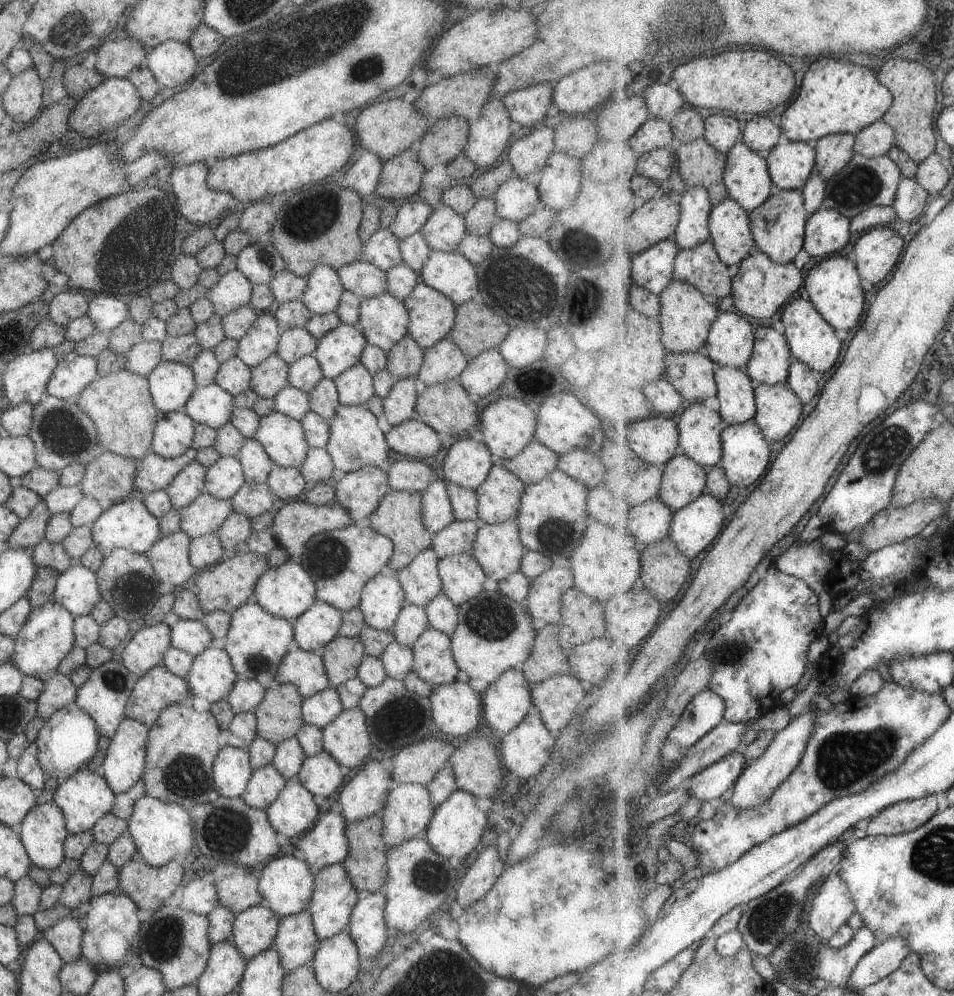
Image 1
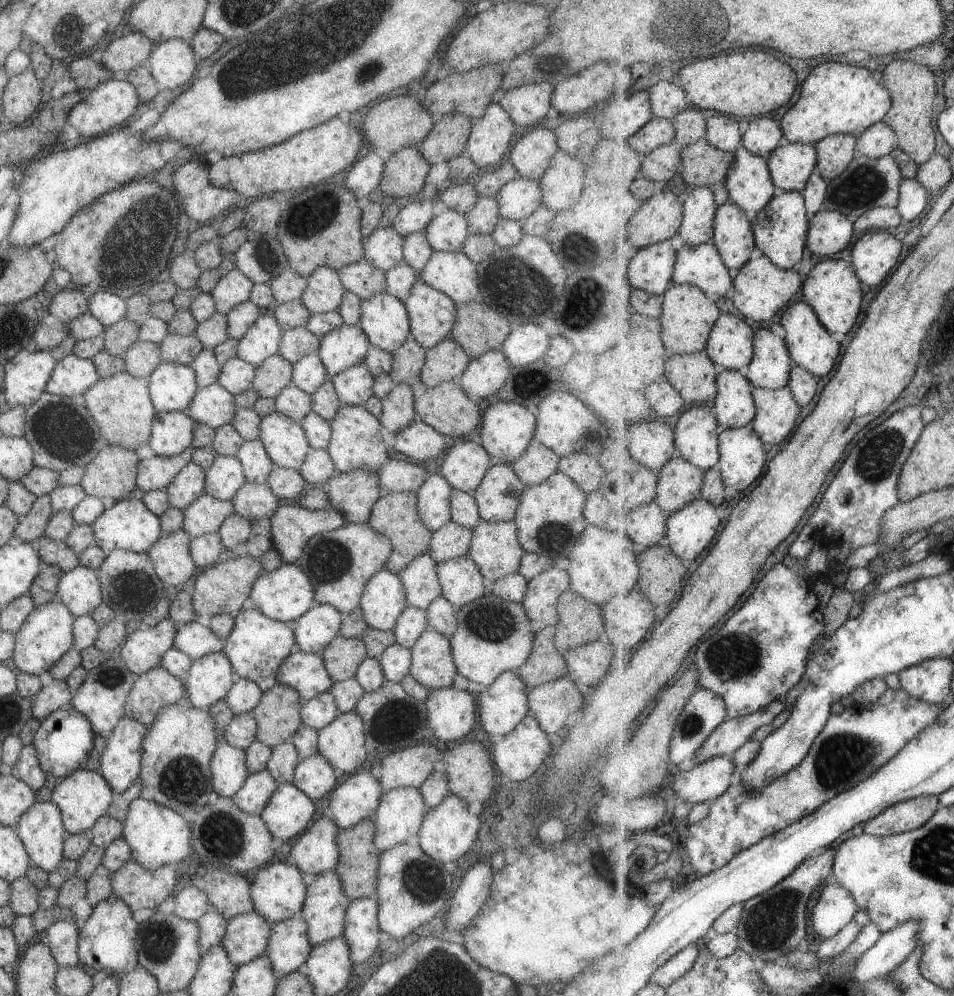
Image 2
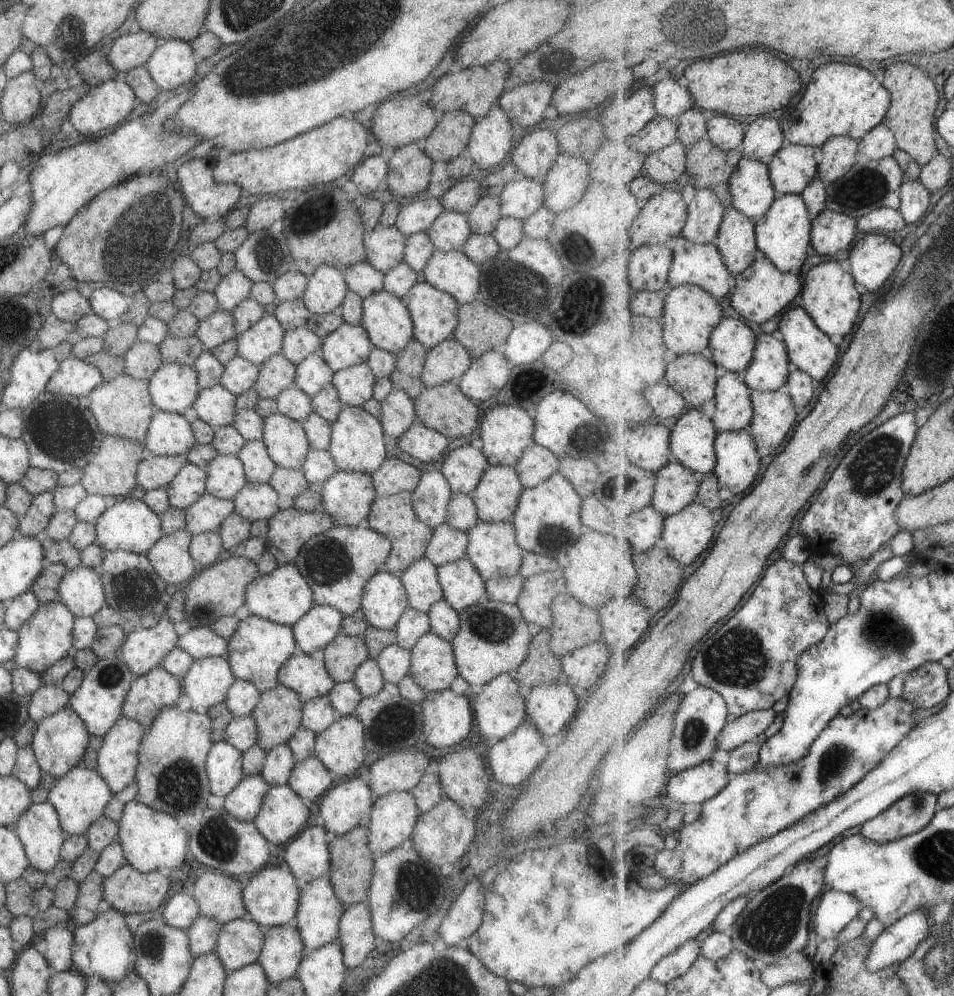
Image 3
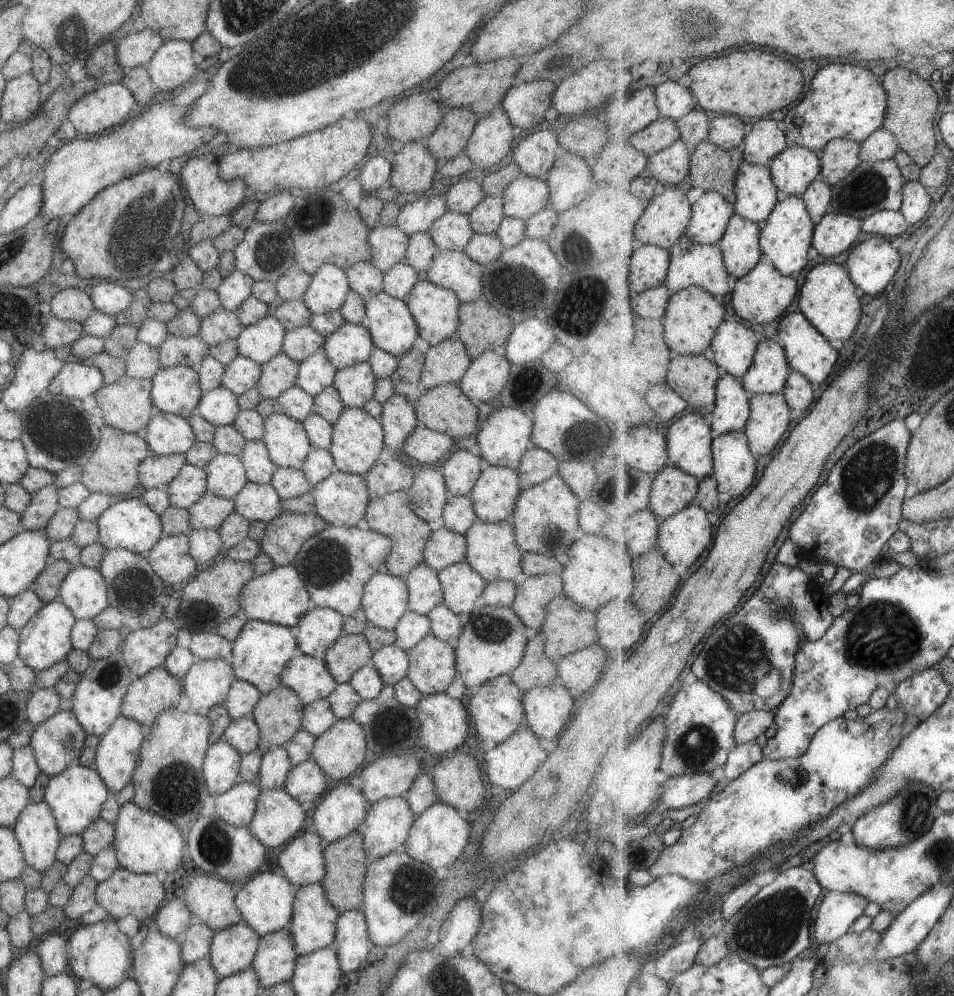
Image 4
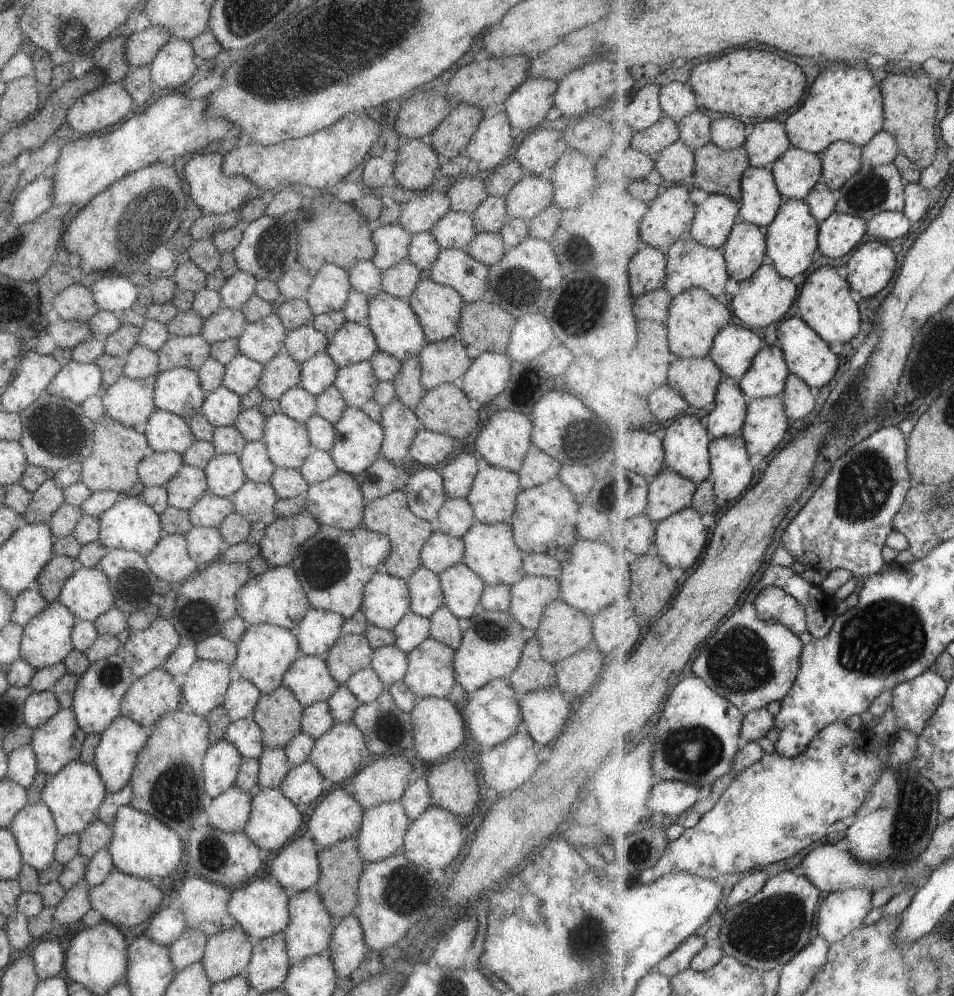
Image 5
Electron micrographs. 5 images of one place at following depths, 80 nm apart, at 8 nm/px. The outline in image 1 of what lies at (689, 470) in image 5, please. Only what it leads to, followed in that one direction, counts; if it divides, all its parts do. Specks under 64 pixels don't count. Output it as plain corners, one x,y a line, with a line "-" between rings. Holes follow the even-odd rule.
694,401
679,414
680,446
707,470
720,466
724,458
724,430
728,424
711,408

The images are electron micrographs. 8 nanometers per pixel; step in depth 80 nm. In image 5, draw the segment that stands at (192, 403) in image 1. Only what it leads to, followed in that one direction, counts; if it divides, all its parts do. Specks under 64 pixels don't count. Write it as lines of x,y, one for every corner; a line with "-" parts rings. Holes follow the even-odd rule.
219,385
206,393
196,412
214,427
232,425
238,412
241,412
240,396

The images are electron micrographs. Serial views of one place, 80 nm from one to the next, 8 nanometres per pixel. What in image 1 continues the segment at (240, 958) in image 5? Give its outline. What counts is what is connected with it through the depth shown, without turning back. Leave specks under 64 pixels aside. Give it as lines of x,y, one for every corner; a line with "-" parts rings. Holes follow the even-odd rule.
263,905
247,908
234,916
227,940
247,962
269,948
277,933
279,920

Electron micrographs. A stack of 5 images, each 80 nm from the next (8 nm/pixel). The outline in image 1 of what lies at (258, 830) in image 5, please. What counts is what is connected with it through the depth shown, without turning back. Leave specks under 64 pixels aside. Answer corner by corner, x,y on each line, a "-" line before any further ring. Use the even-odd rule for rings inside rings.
294,778
285,782
264,812
275,834
282,834
289,839
303,835
317,818
313,795
301,788

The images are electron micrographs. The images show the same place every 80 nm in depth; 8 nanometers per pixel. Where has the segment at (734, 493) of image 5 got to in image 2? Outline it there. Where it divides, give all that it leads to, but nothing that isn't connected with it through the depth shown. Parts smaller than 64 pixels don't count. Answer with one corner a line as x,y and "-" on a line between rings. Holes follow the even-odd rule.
753,424
725,430
720,435
720,463
716,467
725,486
739,493
757,484
767,466
765,448

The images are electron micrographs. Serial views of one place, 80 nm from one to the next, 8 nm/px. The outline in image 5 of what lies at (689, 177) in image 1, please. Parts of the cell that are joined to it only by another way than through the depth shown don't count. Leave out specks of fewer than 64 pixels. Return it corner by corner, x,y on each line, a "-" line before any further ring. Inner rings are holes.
711,142
695,150
696,165
690,185
708,194
727,195
739,204
742,197
741,179
751,166
744,146
725,151

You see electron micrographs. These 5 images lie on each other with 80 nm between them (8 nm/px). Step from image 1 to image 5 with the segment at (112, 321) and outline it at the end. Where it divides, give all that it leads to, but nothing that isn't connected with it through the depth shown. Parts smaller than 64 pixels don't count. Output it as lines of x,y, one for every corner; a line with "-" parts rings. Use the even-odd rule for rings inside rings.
109,272
95,281
90,291
98,309
118,314
135,302
141,288
129,282
127,276

